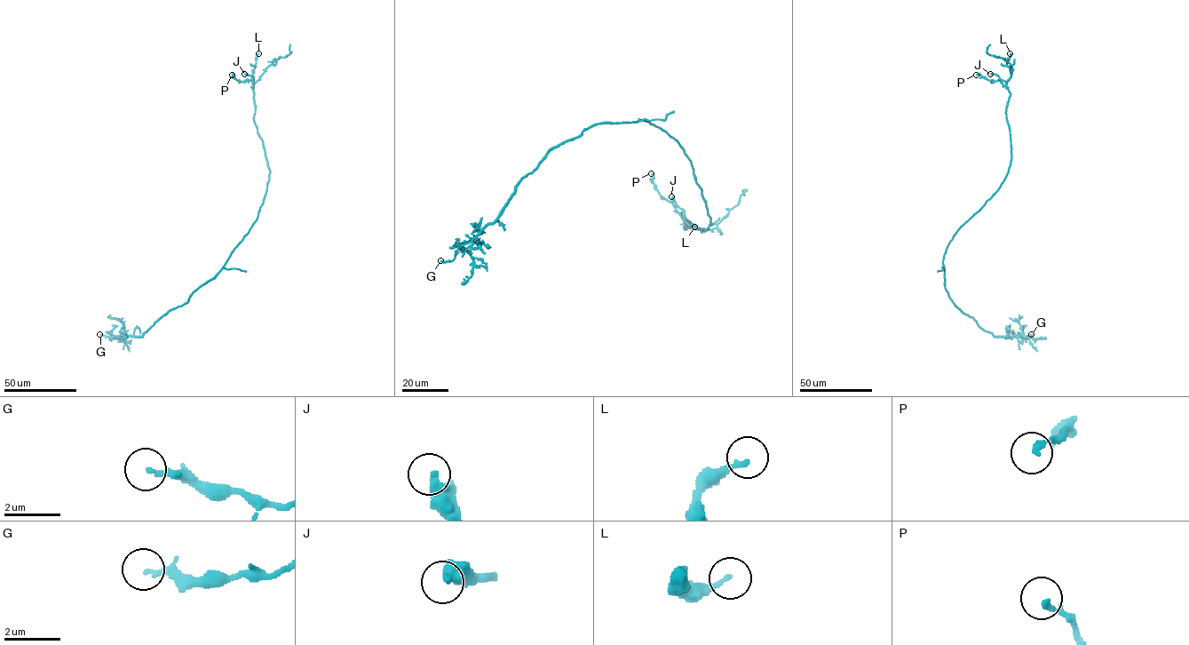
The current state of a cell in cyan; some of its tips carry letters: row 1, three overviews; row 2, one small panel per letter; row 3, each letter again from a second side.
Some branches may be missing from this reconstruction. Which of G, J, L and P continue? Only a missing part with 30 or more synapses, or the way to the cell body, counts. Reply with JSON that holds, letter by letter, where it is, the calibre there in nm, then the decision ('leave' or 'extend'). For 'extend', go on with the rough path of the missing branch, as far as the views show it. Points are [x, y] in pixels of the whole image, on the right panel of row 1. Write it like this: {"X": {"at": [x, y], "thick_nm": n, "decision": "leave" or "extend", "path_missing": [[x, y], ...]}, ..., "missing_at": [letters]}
{"G": {"at": [1031, 334], "thick_nm": 190, "decision": "leave"}, "J": {"at": [990, 74], "thick_nm": 360, "decision": "leave"}, "L": {"at": [1010, 53], "thick_nm": 170, "decision": "leave"}, "P": {"at": [976, 75], "thick_nm": 180, "decision": "leave"}, "missing_at": []}

